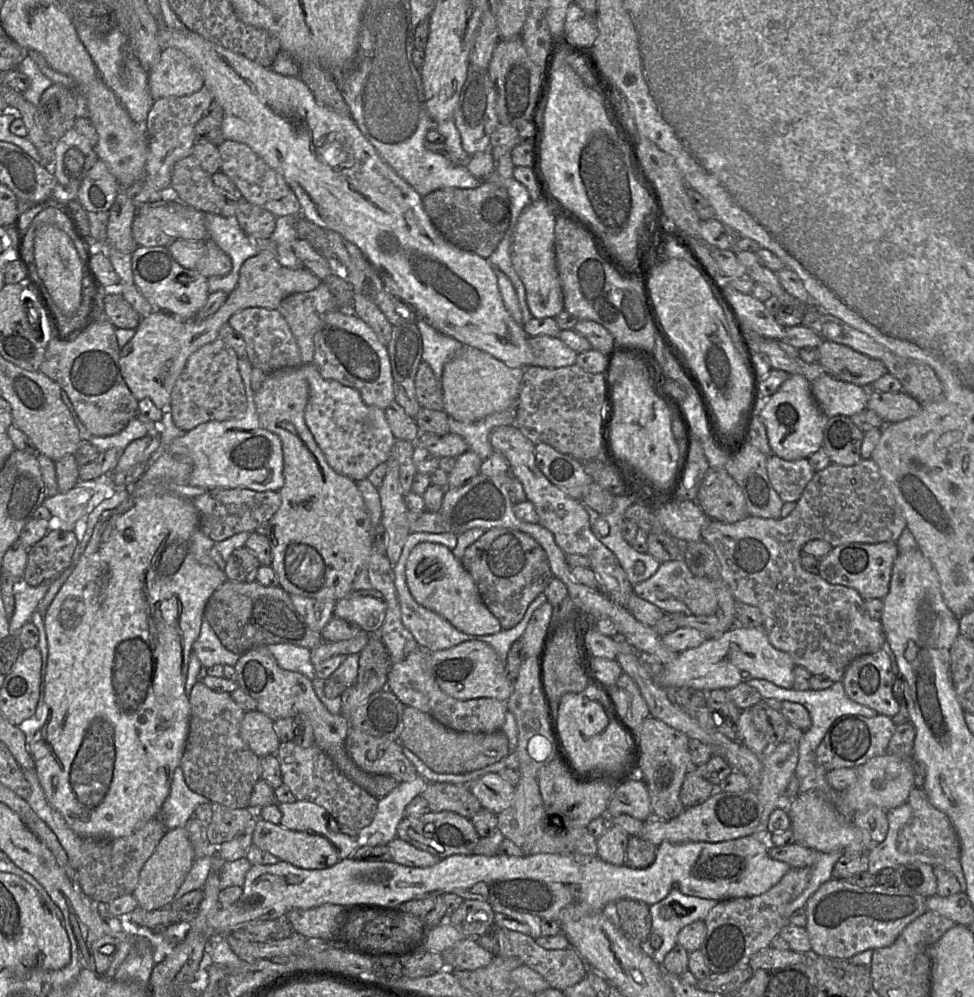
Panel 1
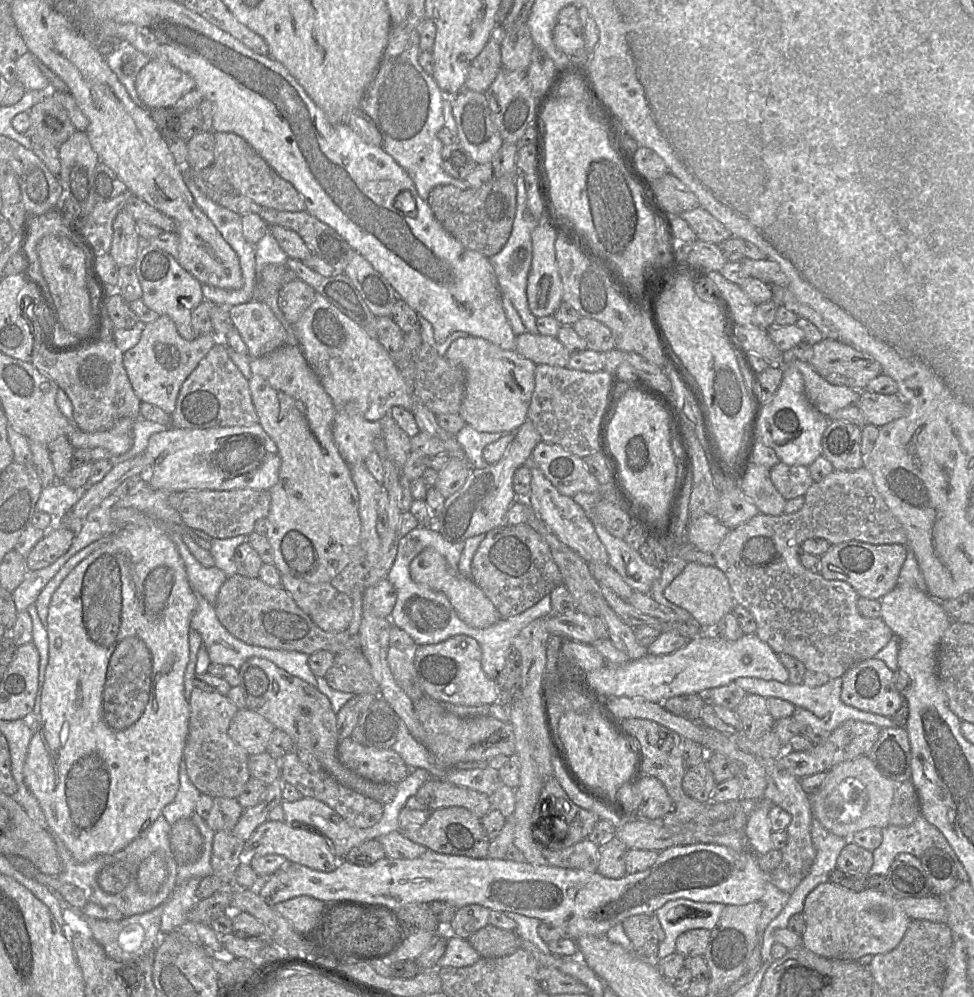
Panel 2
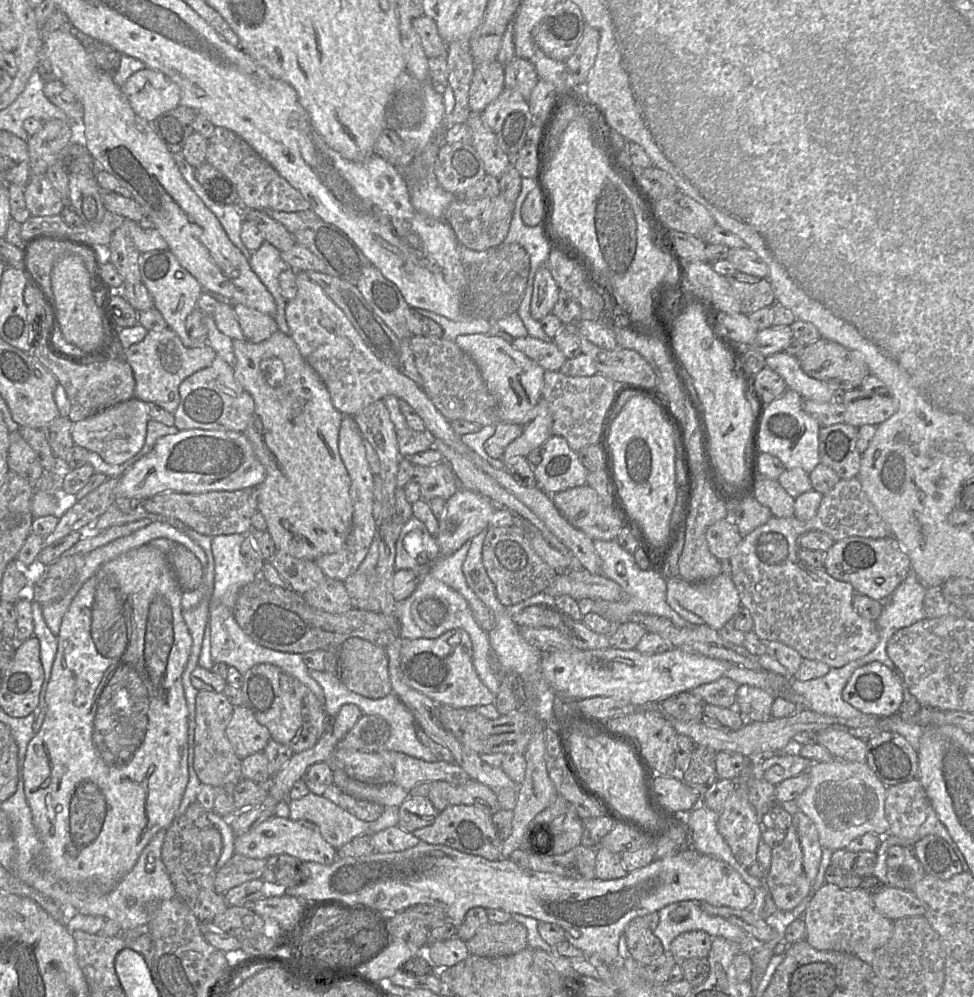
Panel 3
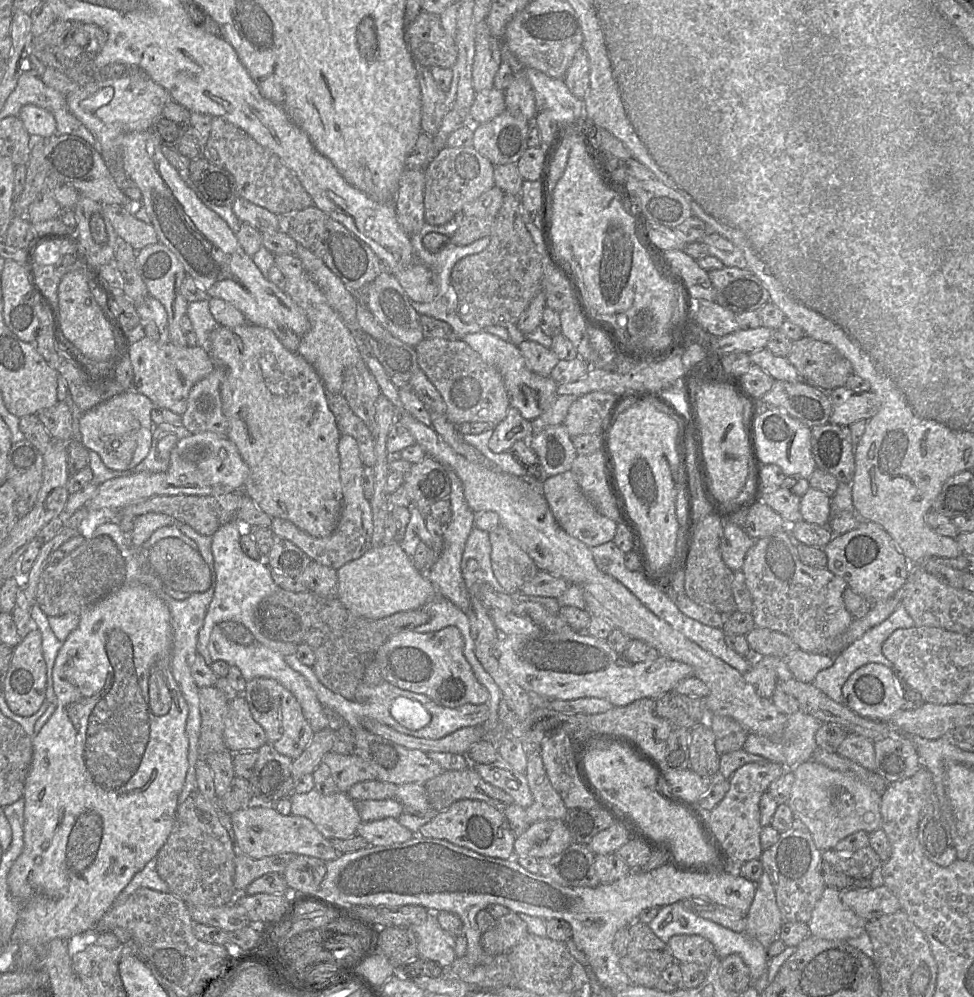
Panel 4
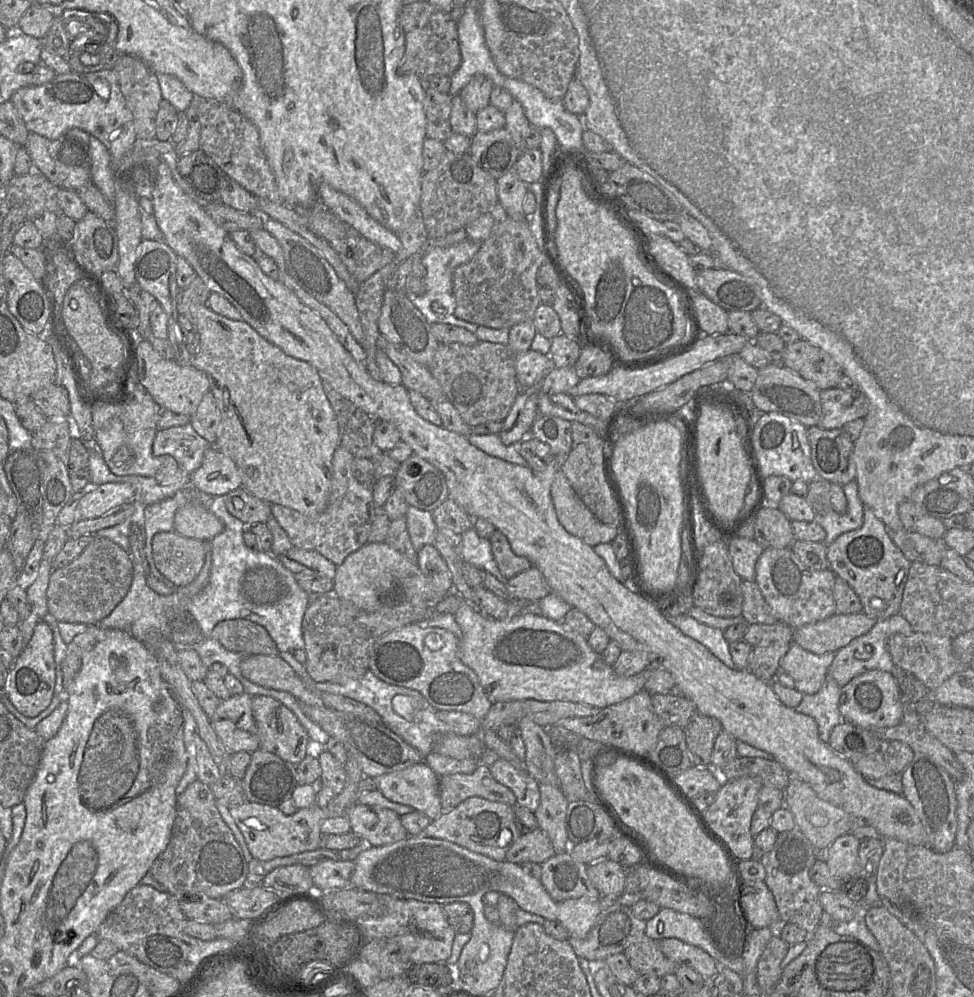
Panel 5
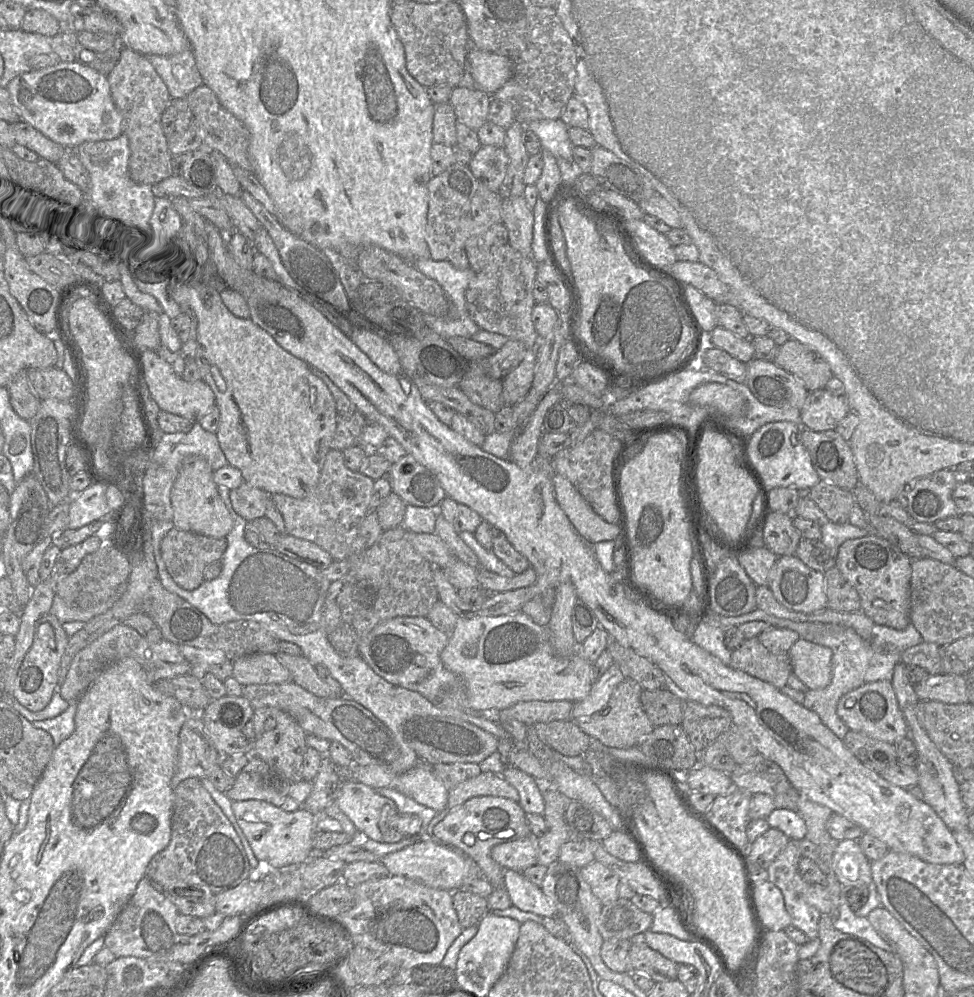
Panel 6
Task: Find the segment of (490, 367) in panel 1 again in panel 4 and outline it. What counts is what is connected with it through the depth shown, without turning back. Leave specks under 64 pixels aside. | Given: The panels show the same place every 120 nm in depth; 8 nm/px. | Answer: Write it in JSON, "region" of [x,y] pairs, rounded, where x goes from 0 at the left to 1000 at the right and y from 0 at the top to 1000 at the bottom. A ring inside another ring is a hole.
{"region":[[[500,333],[479,335],[473,340],[499,364],[512,371],[523,397],[524,407],[531,409],[538,420],[547,422],[565,408],[573,385],[565,377],[554,377],[544,372],[532,347]]]}

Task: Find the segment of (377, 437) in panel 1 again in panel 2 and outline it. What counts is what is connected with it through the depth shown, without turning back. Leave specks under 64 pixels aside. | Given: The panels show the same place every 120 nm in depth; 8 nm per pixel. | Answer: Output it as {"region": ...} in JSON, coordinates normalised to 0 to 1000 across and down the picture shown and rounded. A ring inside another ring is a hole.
{"region":[[[358,403],[345,413],[341,434],[351,459],[358,467],[363,467],[374,464],[377,457],[385,452],[385,441],[392,437],[392,426],[390,422],[375,420],[368,412],[366,405]]]}

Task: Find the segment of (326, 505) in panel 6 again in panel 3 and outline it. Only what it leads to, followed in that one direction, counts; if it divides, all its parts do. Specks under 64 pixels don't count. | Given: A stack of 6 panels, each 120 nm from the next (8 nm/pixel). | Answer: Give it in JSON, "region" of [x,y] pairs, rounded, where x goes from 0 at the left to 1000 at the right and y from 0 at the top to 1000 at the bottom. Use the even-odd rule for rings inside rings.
{"region":[[[354,417],[351,420],[348,432],[347,449],[349,458],[360,482],[359,497],[363,510],[361,528],[352,549],[344,555],[334,556],[326,559],[323,562],[323,565],[330,570],[335,579],[353,584],[358,578],[366,575],[369,568],[373,565],[380,548],[385,541],[387,530],[383,520],[384,475],[382,474],[376,459],[374,440],[360,417]]]}

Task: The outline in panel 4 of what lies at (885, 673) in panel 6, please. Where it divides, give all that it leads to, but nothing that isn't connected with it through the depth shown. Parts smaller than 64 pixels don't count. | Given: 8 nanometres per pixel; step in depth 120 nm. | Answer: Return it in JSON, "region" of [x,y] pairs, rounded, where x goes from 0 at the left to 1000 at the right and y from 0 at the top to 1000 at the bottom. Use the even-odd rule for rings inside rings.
{"region":[[[924,606],[919,613],[906,625],[892,631],[887,637],[873,646],[869,651],[856,659],[856,666],[839,675],[834,686],[844,695],[853,700],[855,703],[864,706],[864,689],[871,679],[881,670],[891,665],[902,665],[917,672],[918,667],[906,655],[906,647],[908,643],[921,631],[931,631],[938,629],[938,623]]]}

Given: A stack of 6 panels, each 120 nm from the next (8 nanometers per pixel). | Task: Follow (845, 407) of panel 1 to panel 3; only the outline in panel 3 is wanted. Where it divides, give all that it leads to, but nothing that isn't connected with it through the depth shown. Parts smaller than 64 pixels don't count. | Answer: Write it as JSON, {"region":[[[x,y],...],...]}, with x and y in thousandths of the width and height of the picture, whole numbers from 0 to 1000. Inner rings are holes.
{"region":[[[804,352],[786,358],[785,362],[786,368],[799,374],[808,388],[820,394],[825,401],[851,404],[861,399],[859,389],[829,376],[820,359]]]}

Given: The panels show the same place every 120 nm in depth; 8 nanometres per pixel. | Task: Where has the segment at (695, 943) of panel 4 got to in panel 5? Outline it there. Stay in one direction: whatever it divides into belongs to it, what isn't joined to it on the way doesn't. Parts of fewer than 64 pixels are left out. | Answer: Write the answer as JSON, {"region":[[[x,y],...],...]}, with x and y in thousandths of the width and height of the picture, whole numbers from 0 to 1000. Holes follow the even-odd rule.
{"region":[[[695,941],[674,944],[677,952],[695,968],[704,968],[719,976],[726,984],[731,984],[738,975],[738,967],[722,952],[705,947]]]}

